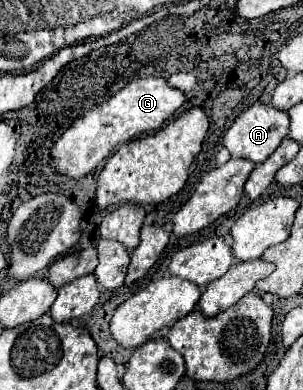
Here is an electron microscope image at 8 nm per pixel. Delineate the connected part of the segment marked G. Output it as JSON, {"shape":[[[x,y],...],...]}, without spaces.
{"shape":[[[145,77],[135,79],[129,85],[125,85],[121,91],[117,91],[107,101],[95,105],[93,109],[85,111],[81,117],[77,117],[71,127],[53,143],[51,147],[51,159],[49,165],[71,179],[81,179],[95,171],[99,163],[111,153],[137,137],[139,133],[151,133],[163,127],[167,119],[185,103],[185,95],[173,87],[167,85],[163,77]]]}

